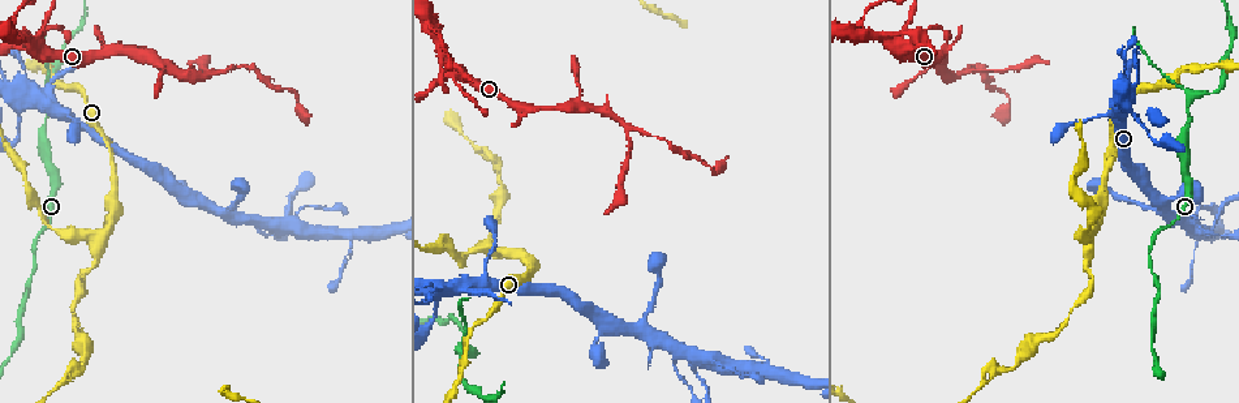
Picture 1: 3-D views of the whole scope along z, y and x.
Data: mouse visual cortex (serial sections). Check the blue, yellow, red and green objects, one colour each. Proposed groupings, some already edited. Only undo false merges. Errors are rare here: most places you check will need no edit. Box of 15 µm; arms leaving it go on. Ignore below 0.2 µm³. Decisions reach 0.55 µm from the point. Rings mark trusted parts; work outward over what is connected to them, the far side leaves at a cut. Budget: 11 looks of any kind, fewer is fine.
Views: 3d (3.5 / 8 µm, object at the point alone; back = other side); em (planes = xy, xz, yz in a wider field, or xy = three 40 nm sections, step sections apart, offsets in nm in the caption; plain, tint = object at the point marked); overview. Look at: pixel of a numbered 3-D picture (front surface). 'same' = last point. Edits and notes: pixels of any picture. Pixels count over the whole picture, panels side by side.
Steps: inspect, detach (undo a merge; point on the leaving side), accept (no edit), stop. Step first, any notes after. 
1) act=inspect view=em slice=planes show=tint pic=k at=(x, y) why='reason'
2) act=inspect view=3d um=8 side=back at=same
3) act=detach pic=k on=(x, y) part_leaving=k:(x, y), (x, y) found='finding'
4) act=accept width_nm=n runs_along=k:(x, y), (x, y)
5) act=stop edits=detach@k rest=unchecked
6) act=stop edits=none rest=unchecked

act=inspect view=3d um=8 pic=1 at=(1214, 91) why='thin neck'

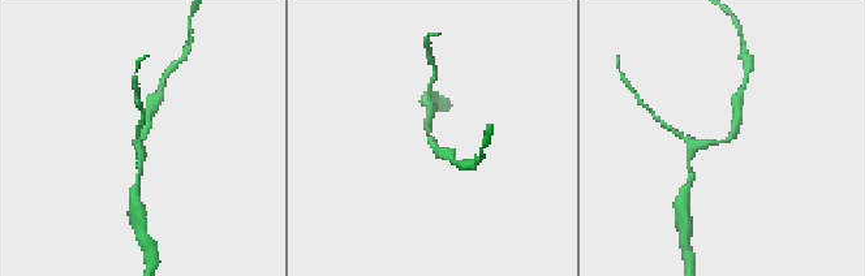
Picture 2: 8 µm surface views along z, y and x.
act=inspect view=em slice=xy step=1 show=tint pic=2 at=(723, 141) arm_widths_nm=250,250 why='need the tissue'

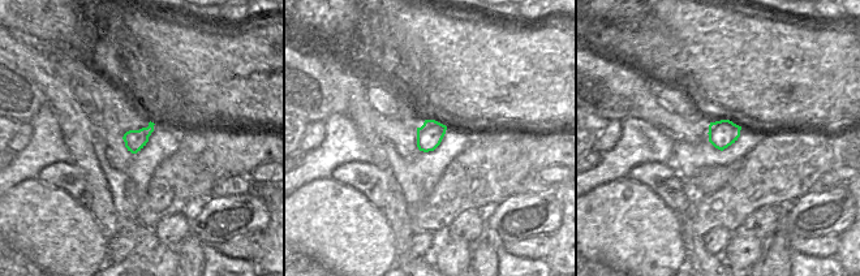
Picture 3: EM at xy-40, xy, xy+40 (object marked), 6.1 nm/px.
act=accept width_nm=160 runs_along=2:(691, 155), (698, 145), (727, 142), (737, 113) found='all the same cell'

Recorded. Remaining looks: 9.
act=inspect view=3d um=3.5 pic=1 at=(1125, 101) why='small branch off a trunk'

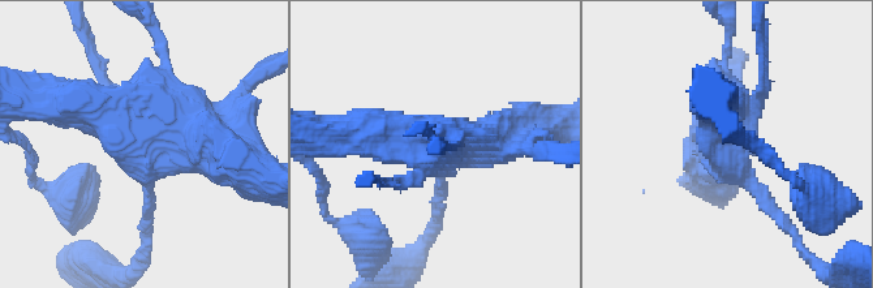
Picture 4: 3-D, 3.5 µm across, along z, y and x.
act=inspect view=em slice=xy step=5 show=tint pic=4 at=(162, 143)

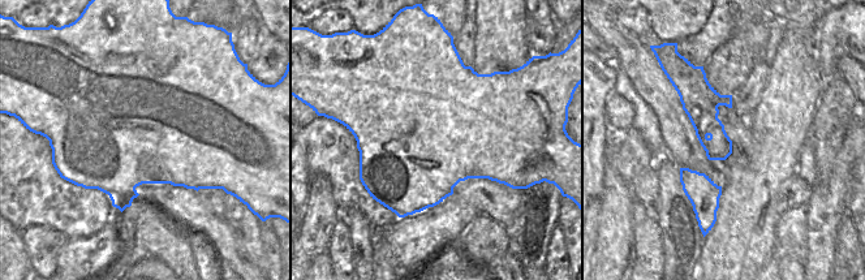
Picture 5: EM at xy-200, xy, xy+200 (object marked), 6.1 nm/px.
act=accept found='one cell here'

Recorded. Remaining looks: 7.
act=inspect view=3d um=3.5 side=back pic=1 at=(518, 252)

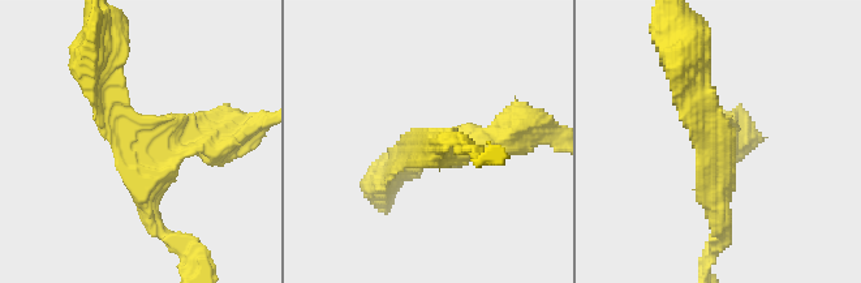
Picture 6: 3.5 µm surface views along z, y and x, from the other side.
act=inspect view=em slice=xy step=5 show=tint pic=6 at=(138, 141) arms=3 arm_widths_nm=250,250,300 why='shape alone is not enough'

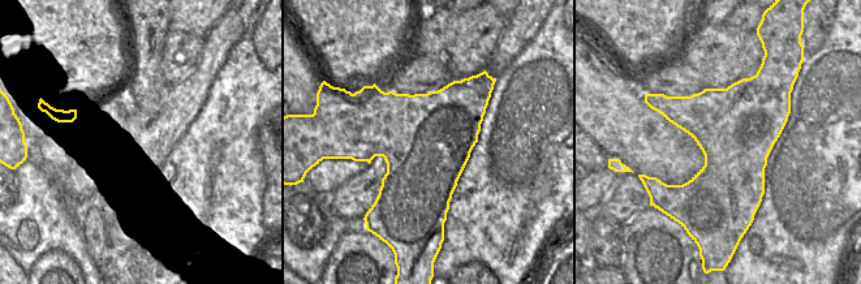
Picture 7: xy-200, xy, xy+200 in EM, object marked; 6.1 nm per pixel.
act=accept runs_along=6:(97, 72), (137, 140), (156, 224) found='all the same cell'

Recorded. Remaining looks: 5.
act=inspect view=3d um=3.5 pic=1 at=(698, 363) why='small branch off a trunk'

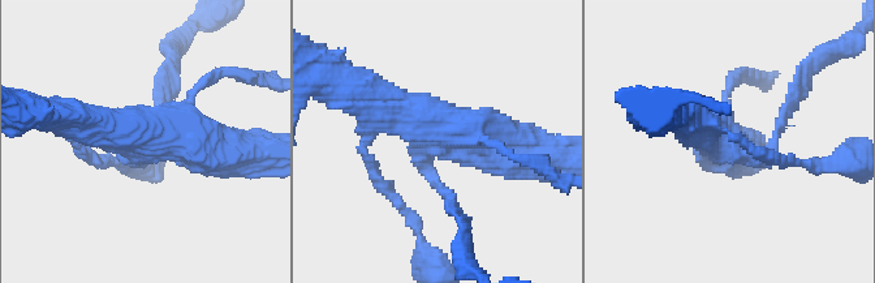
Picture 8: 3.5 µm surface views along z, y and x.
act=inspect view=em slice=xy step=5 show=tint pic=8 at=(139, 144)

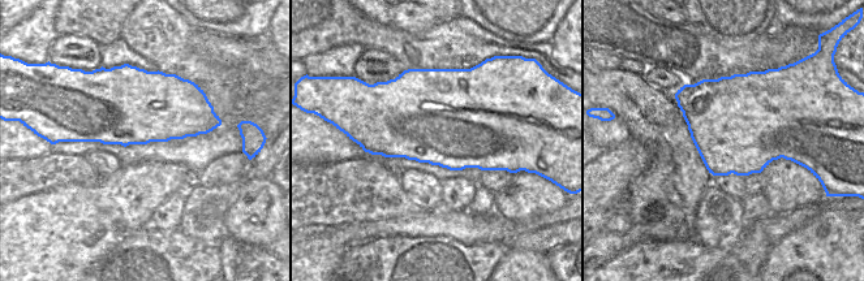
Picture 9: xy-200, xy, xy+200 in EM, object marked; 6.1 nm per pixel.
act=accept width_nm=600 runs_along=8:(358, 98), (513, 145) found='all the same cell'

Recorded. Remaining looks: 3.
act=stop edits=none rest=unchecked

